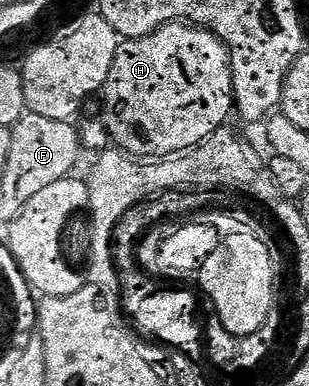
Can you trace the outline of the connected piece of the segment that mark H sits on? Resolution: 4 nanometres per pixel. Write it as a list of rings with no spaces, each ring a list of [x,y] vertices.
[[[189,22],[162,24],[141,40],[125,40],[118,47],[107,82],[101,91],[102,122],[110,141],[132,158],[153,158],[158,154],[184,154],[197,148],[226,123],[235,108],[229,51],[216,36]]]

